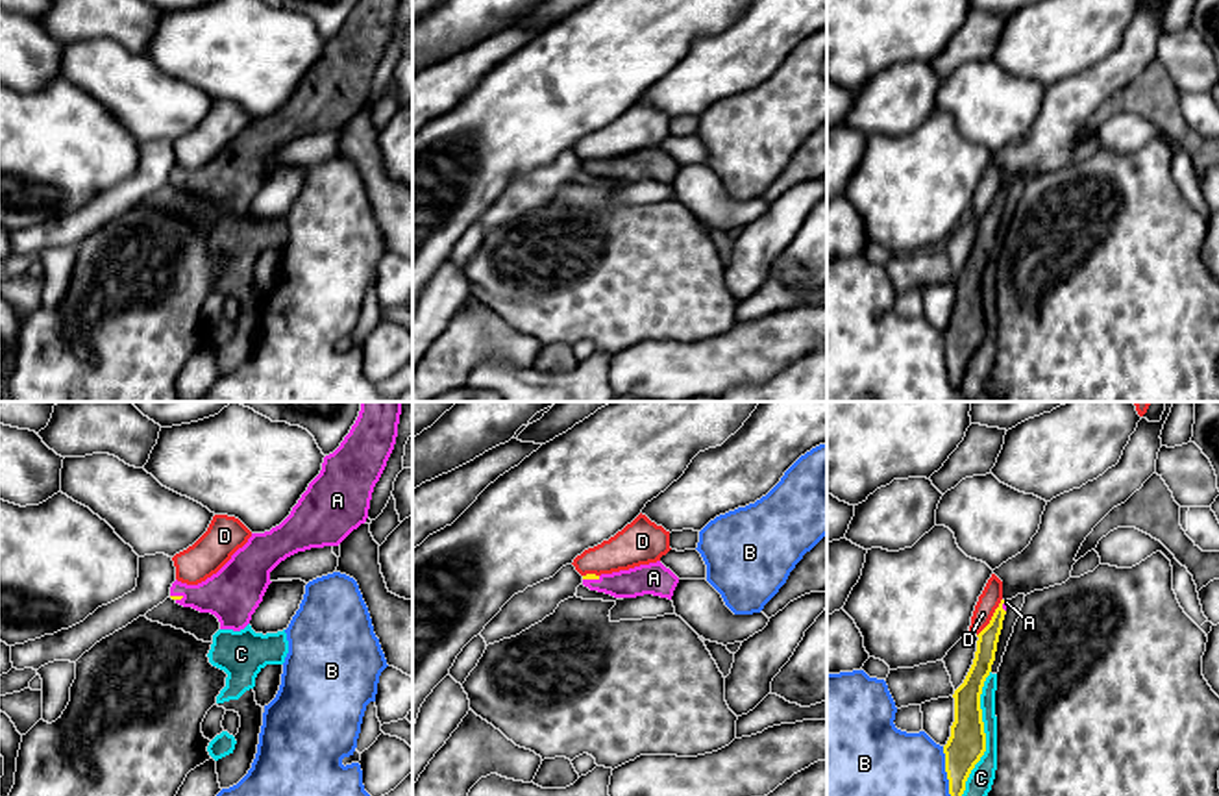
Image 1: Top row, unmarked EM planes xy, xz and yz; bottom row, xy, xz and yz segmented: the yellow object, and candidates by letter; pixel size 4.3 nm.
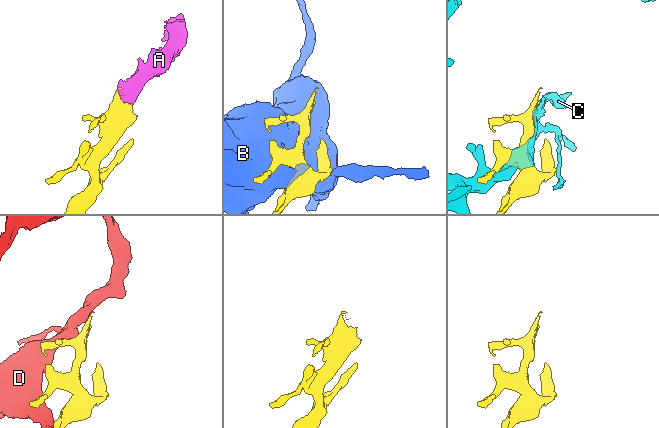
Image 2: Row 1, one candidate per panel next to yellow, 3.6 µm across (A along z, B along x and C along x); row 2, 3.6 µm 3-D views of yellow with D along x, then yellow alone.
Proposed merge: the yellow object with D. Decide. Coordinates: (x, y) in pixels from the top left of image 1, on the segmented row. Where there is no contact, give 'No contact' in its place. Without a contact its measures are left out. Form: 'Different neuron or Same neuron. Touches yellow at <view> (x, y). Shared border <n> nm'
Different neuron. Touches yellow at yz (992, 617). Shared border 200 nm

